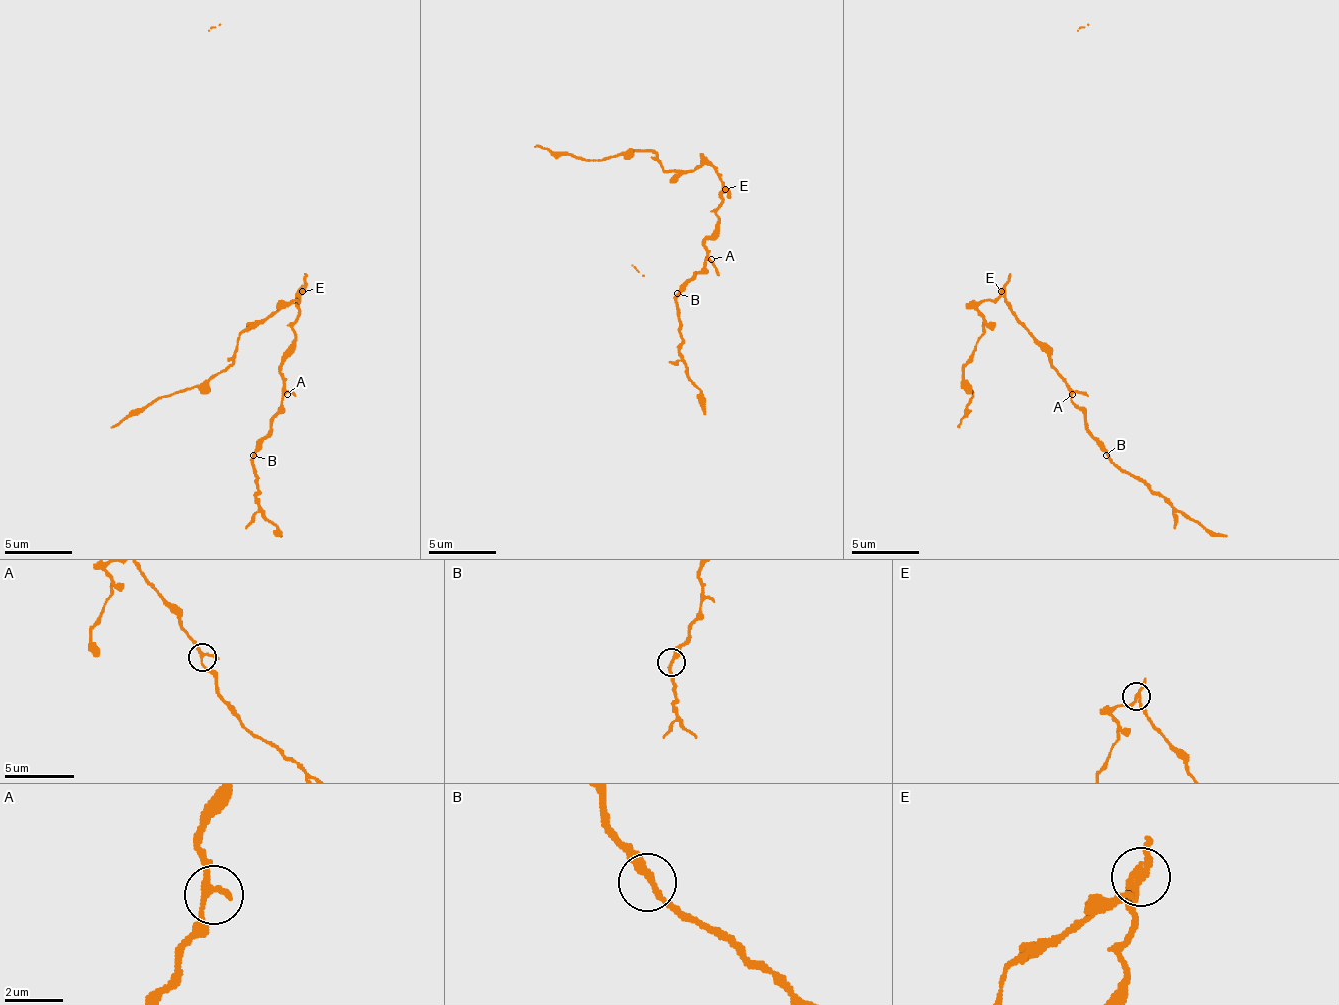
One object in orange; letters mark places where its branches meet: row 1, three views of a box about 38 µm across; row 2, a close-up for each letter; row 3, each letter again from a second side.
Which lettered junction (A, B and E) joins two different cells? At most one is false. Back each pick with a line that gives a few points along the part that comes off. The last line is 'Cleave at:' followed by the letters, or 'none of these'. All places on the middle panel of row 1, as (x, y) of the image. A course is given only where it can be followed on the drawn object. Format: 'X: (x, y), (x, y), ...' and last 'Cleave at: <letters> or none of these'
E: (724, 188), (711, 164), (667, 171), (650, 151), (629, 151), (589, 161), (535, 147)
Cleave at: E

